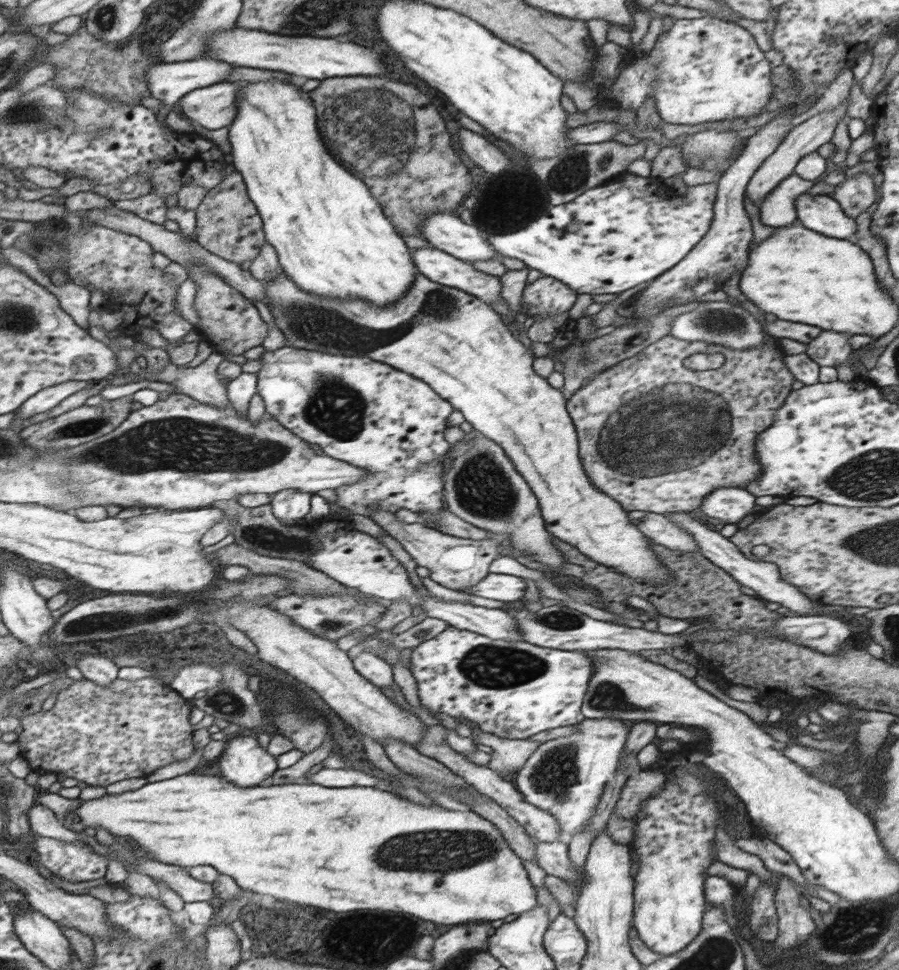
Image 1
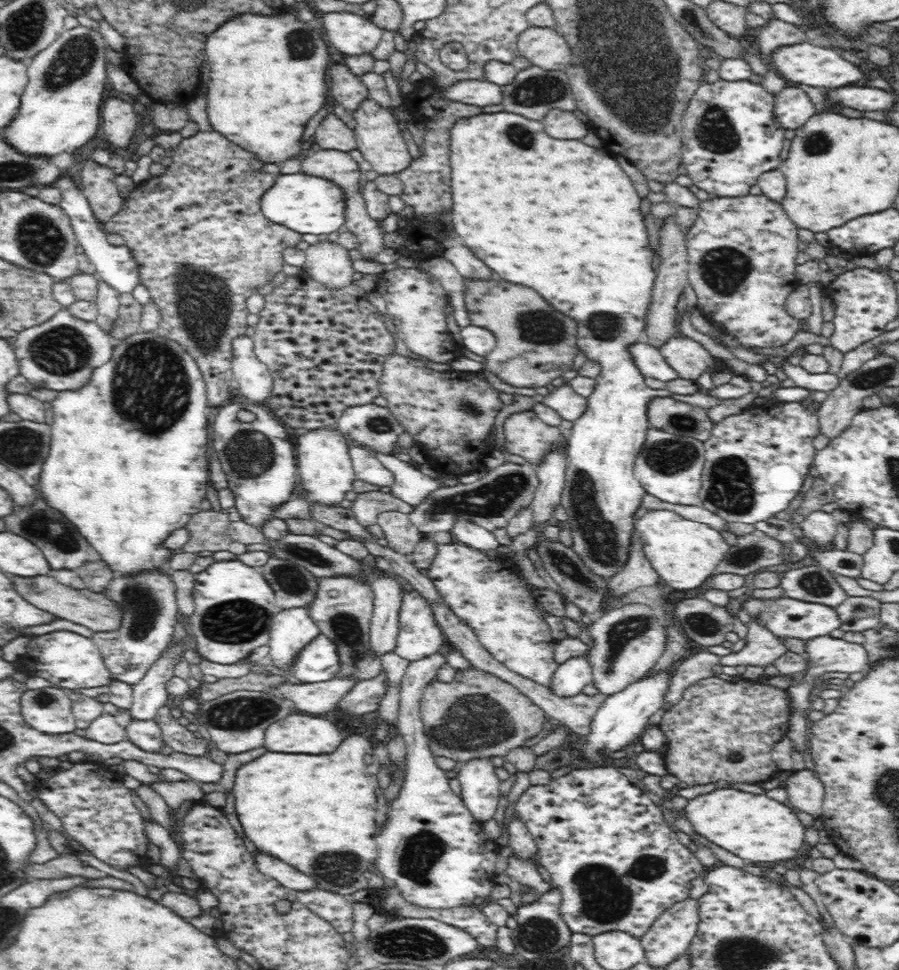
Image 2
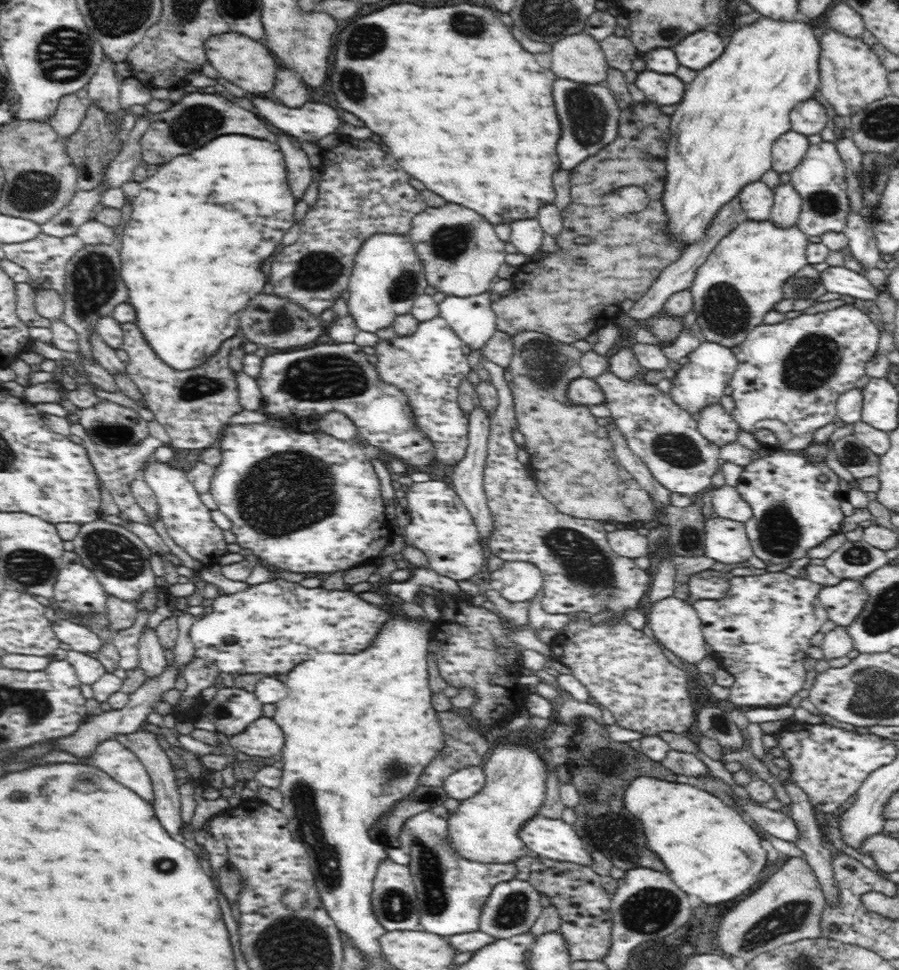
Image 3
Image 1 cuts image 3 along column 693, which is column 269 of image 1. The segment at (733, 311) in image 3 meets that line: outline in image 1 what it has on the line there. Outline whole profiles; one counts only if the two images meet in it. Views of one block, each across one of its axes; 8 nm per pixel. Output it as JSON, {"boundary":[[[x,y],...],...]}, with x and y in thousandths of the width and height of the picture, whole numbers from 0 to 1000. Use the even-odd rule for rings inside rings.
{"boundary":[[[313,277],[305,289],[294,291],[294,296],[298,319],[305,333],[318,346],[318,356],[369,366],[405,367],[426,373],[469,392],[491,411],[501,414],[504,422],[512,424],[518,435],[527,440],[527,444],[547,453],[562,465],[596,510],[611,551],[643,565],[656,577],[699,596],[723,598],[727,604],[741,604],[747,598],[745,587],[736,584],[730,568],[723,564],[725,557],[703,540],[690,518],[670,508],[652,490],[644,470],[642,444],[625,402],[612,398],[594,382],[593,373],[597,367],[594,359],[587,359],[575,351],[565,339],[565,331],[543,312],[515,299],[479,290],[469,281],[463,282],[452,305],[440,313],[425,318],[414,318],[414,313],[405,309],[356,307],[336,301]]]}

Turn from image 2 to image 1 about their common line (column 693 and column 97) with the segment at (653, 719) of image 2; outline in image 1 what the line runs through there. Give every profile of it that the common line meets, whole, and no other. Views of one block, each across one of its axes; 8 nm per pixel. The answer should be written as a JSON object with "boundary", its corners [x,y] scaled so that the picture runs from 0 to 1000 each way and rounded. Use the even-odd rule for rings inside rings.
{"boundary":[[[98,674],[88,677],[82,684],[96,701],[107,703],[111,707],[122,707],[132,699],[132,689],[125,681],[125,677]]]}

